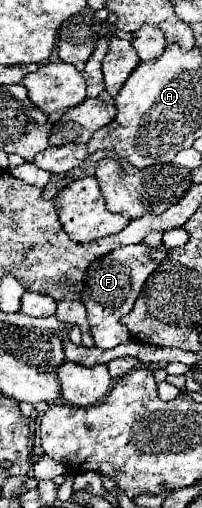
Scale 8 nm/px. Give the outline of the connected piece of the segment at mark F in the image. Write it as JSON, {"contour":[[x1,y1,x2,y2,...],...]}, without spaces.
{"contour":[[136,244,136,246,122,246,106,254,104,258,96,260,88,268,82,302,88,310,88,324,98,348,108,350,118,344,126,344,130,340,130,332,124,330,120,318,132,310,146,278,158,268,158,264,164,258,166,258,164,246,160,246,158,250,150,250,146,244]]}

